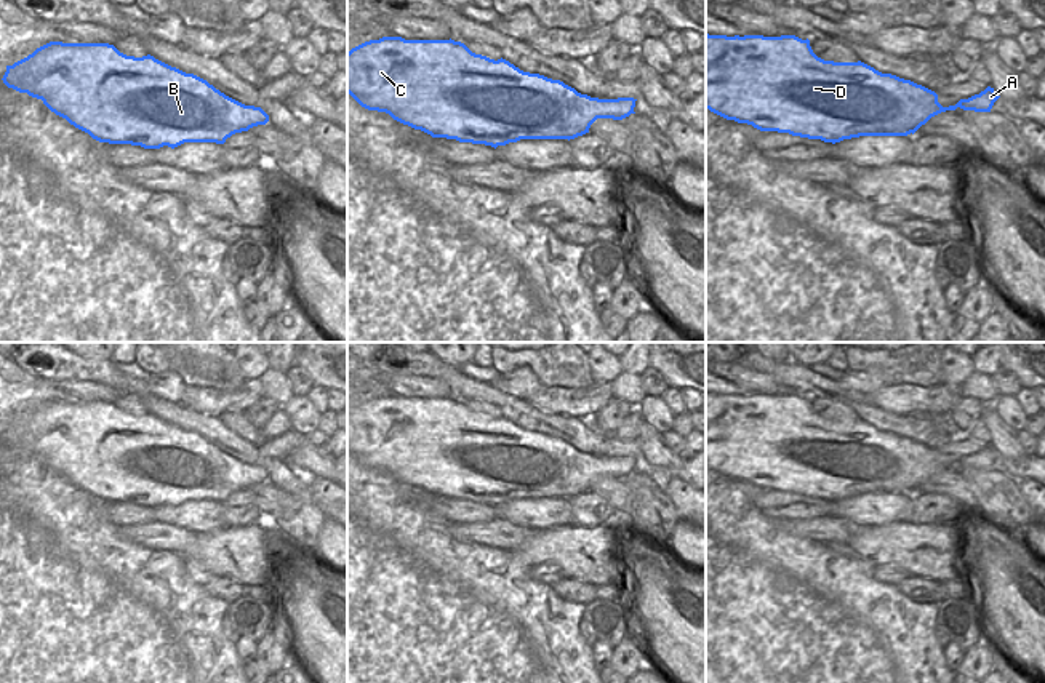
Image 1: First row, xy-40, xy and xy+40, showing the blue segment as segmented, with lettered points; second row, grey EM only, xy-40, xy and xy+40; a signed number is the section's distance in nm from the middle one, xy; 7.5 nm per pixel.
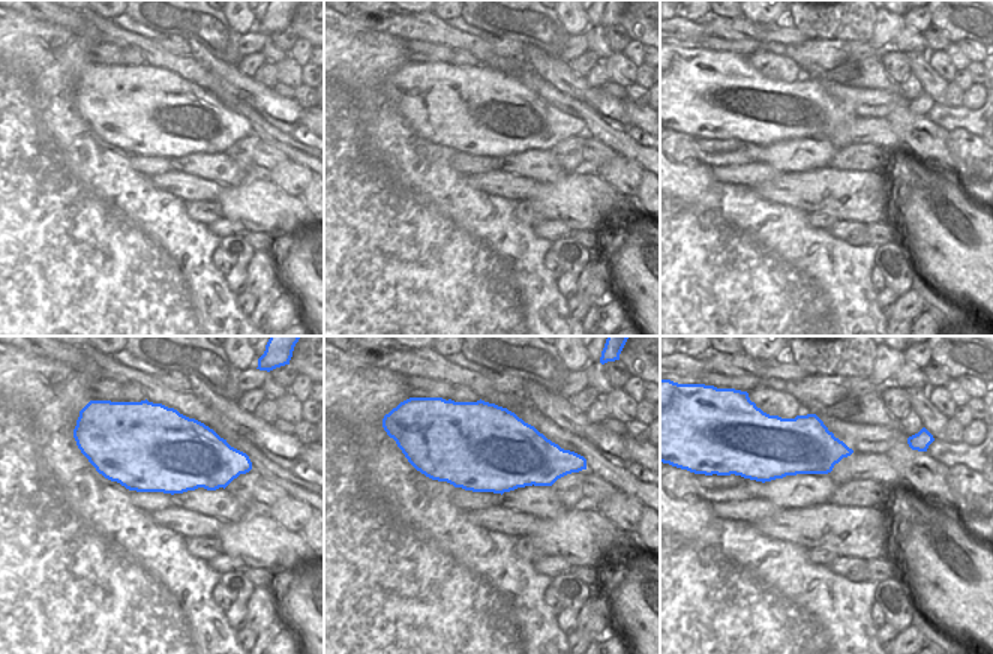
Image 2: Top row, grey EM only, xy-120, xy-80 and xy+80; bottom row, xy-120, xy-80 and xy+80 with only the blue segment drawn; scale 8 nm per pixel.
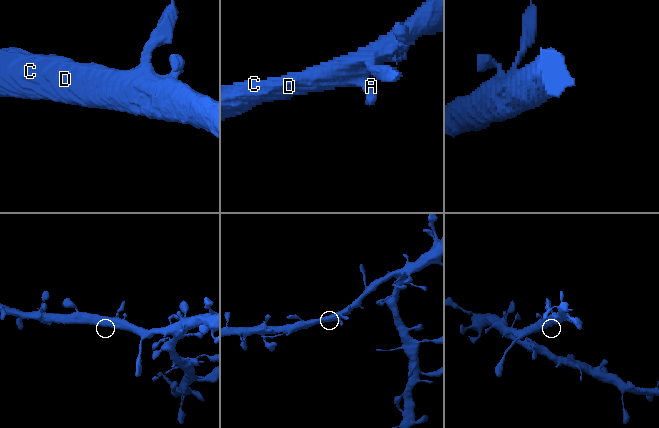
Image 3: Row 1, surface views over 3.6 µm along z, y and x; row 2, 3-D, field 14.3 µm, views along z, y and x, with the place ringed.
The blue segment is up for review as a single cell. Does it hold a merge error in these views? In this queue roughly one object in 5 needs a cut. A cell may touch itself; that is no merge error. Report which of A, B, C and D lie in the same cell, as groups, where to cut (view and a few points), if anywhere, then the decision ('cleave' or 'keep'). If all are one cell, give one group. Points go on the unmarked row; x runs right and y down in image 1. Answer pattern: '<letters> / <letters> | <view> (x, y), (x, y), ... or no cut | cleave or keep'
A B C D | no cut | keep

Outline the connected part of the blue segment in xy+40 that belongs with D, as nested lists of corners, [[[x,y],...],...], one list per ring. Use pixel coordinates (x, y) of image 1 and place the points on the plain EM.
[[[706,392],[706,467],[760,489],[789,491],[832,502],[859,494],[907,494],[946,469],[960,465],[991,470],[999,456],[987,445],[955,464],[943,465],[935,449],[911,438],[882,432],[861,419],[834,421],[818,416],[808,397]]]

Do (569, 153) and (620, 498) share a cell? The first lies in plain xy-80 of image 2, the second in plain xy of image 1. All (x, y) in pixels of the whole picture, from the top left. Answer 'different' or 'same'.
different

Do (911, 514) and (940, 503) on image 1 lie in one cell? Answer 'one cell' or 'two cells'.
one cell

